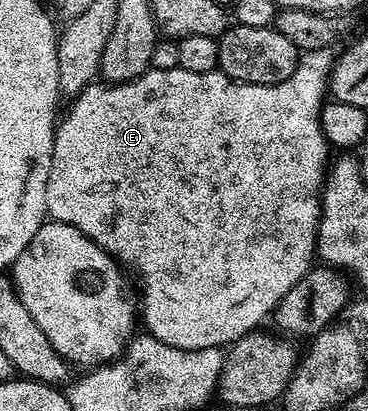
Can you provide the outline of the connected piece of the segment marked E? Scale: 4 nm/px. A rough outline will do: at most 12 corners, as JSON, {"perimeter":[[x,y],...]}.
{"perimeter":[[335,51],[95,80],[46,212],[226,348],[310,271]]}

